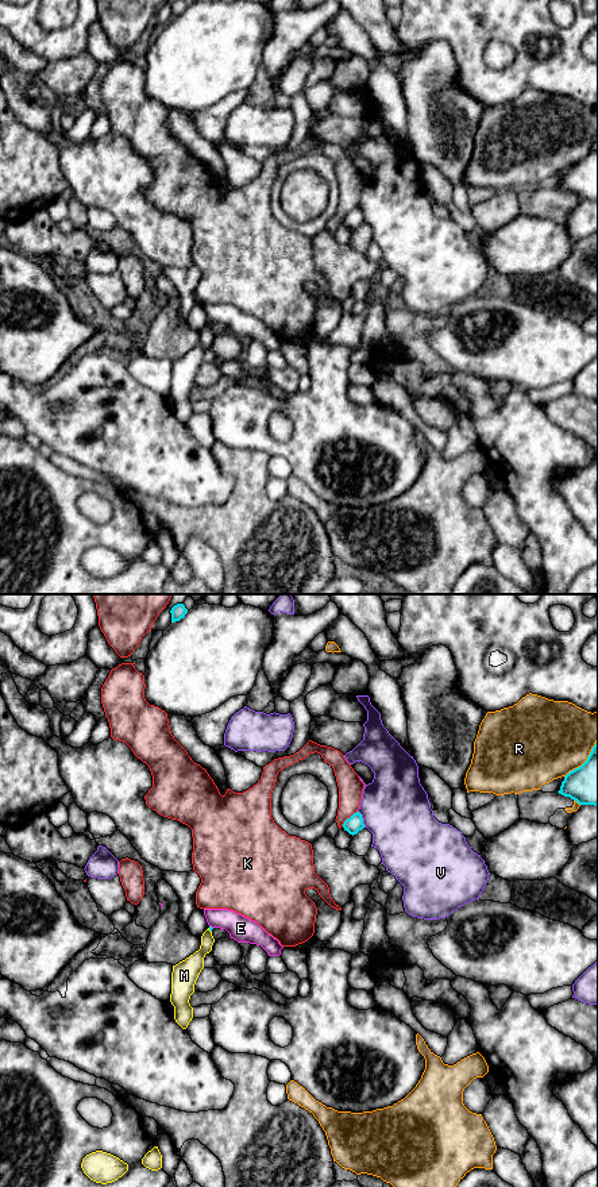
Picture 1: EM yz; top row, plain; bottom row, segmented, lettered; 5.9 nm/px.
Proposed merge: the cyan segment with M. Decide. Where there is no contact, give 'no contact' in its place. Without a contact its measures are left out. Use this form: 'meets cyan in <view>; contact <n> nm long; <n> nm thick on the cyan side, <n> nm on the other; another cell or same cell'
meets cyan in yz; contact 40 nm long; 20 nm thick on the cyan side, 120 nm on the other; same cell

